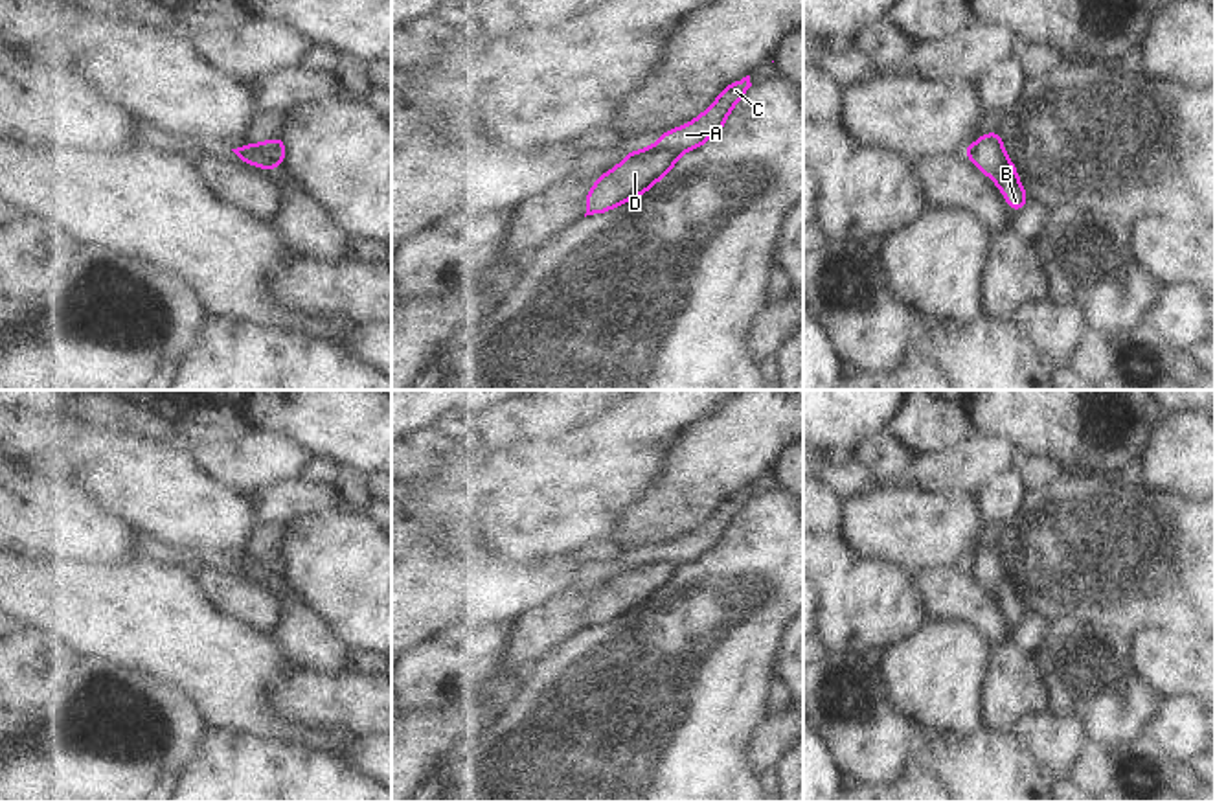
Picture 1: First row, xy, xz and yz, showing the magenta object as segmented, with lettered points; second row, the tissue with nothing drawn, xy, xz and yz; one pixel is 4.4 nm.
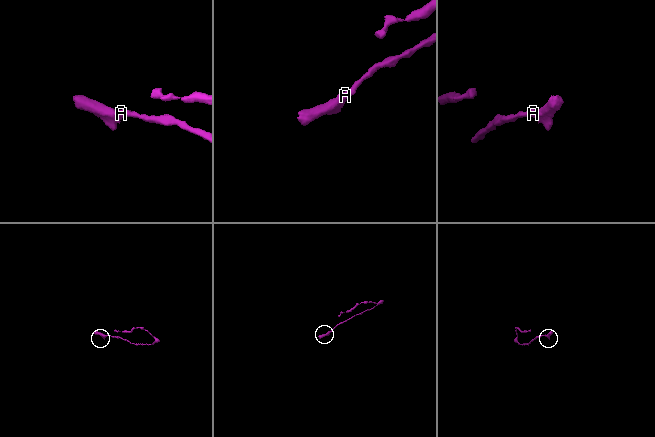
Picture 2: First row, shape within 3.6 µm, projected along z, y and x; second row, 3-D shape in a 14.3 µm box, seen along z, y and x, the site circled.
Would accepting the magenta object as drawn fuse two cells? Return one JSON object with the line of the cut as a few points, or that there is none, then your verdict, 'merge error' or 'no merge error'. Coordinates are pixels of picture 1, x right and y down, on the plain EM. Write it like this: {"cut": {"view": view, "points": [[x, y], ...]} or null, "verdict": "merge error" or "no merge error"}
{"cut": {"view": "xy", "points": [[249, 560], [252, 567], [265, 569], [276, 576]]}, "verdict": "merge error"}

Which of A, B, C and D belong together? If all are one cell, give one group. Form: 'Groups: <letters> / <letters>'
Groups: A C / B D

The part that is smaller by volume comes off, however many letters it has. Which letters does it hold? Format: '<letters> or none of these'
B, D

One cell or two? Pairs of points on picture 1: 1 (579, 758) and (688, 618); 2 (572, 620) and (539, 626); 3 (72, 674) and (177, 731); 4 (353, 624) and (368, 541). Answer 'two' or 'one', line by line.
1: one
2: one
3: one
4: one

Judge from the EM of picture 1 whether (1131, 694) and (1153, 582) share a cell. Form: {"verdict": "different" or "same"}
{"verdict": "different"}

